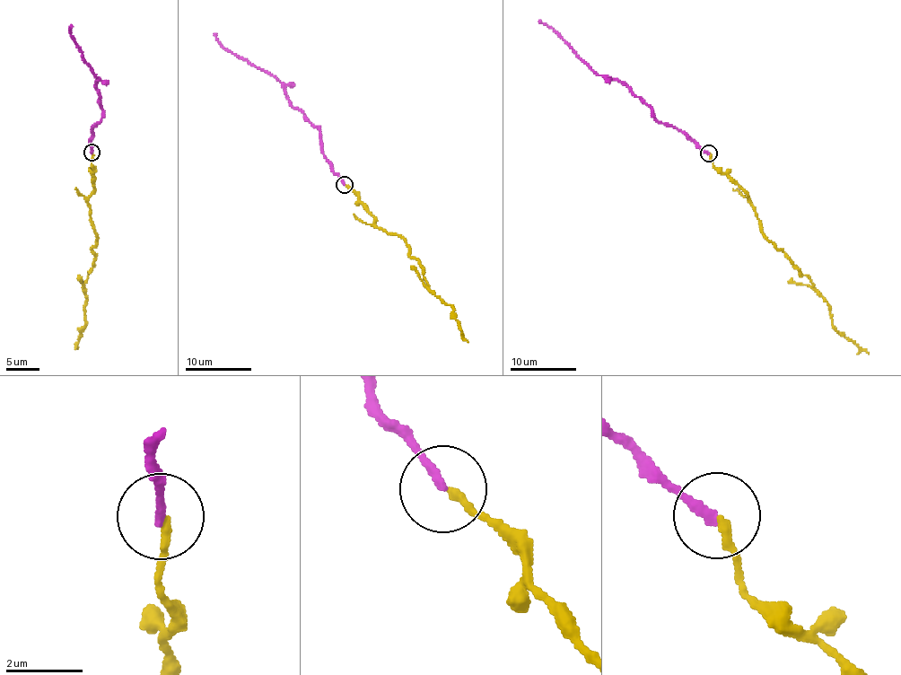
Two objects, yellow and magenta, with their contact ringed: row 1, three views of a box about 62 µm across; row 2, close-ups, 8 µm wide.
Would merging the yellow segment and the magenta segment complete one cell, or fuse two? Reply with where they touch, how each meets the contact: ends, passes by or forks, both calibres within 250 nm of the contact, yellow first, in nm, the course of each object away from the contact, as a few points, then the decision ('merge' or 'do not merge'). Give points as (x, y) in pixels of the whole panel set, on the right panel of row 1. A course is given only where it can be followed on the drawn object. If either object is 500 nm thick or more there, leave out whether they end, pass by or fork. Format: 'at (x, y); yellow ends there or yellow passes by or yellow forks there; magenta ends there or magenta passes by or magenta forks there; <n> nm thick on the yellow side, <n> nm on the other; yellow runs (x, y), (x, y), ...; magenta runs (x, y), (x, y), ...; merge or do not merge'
at (709, 153); yellow ends there; magenta ends there; 220 nm thick on the yellow side, 240 nm on the other; yellow runs (710, 153), (714, 166), (743, 190), (759, 220), (760, 231), (809, 280), (828, 306), (832, 326), (868, 354); magenta runs (709, 153), (680, 131), (660, 123), (651, 109), (626, 87), (607, 78), (574, 53), (562, 37), (539, 20); merge

